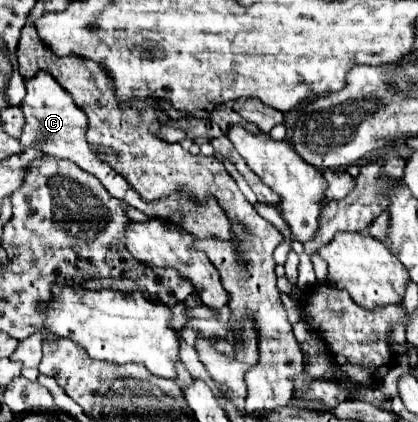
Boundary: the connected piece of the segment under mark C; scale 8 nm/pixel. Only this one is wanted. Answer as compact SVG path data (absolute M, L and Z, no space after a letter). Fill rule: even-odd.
M39 72L35 78L27 80L25 84L27 84L27 96L21 102L21 110L25 114L27 124L23 128L23 136L21 136L19 142L23 146L35 144L41 152L45 152L49 156L55 156L55 158L73 160L79 168L83 168L85 172L97 176L99 182L107 188L107 192L113 198L125 200L129 206L133 202L133 206L143 208L145 202L135 200L135 198L131 200L131 186L129 186L129 182L121 174L117 174L107 162L101 162L97 158L97 154L91 150L91 146L85 140L85 130L87 130L87 116L85 116L85 112L77 104L73 104L73 98L53 80L53 76L49 76L47 72Z

